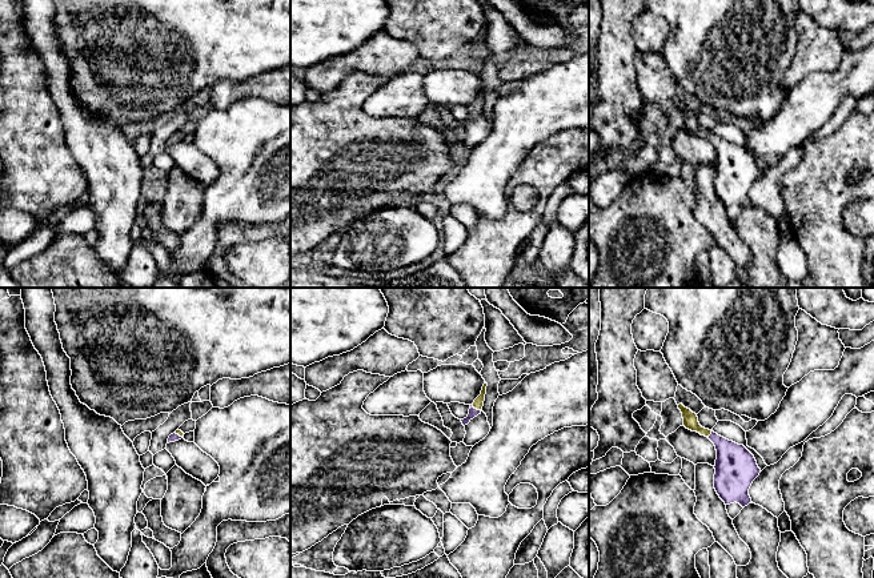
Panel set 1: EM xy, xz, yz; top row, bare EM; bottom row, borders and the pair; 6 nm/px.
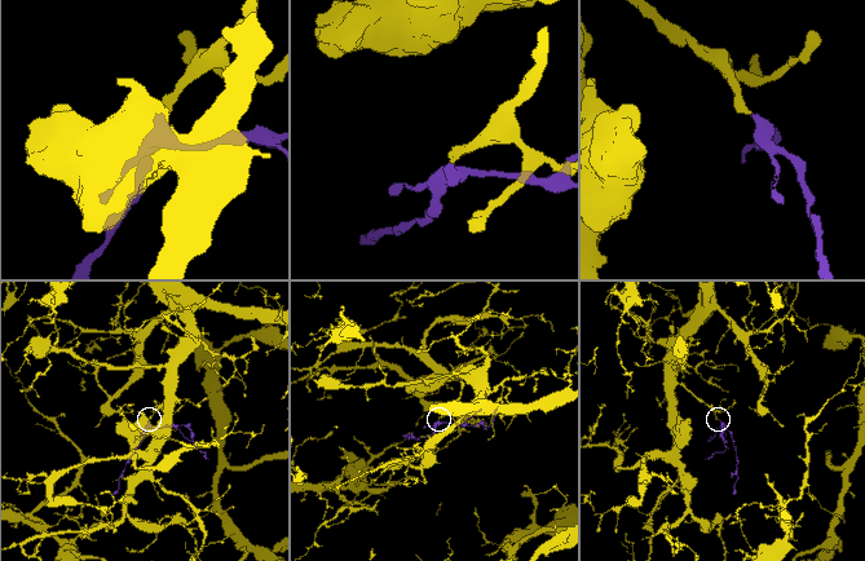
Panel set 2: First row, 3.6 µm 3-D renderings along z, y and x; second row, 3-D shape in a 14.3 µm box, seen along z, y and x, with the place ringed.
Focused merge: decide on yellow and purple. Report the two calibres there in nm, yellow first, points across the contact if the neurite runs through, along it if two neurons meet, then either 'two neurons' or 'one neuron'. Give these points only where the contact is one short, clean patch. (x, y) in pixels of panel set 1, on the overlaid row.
60/50 nm | across xz (478, 402), (476, 408), (473, 412) | one neuron

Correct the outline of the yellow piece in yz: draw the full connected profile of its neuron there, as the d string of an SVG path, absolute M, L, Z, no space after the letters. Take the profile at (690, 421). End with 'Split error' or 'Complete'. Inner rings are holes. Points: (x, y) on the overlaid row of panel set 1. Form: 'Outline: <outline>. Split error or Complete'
Outline: M682 404L678 405L678 409L682 413L683 426L707 437L715 446L714 489L719 498L725 505L737 502L745 507L751 503L749 489L761 473L754 455L743 445L702 428L697 414Z. Split error

